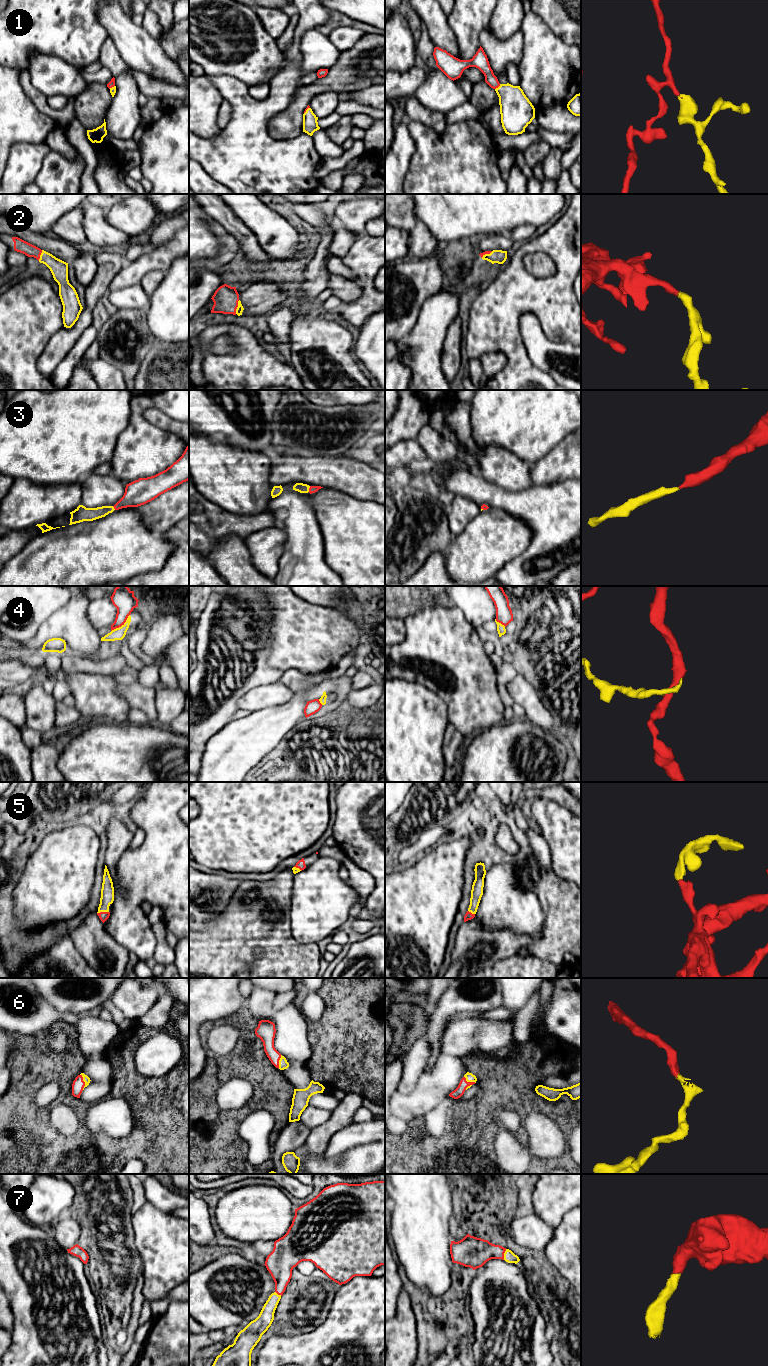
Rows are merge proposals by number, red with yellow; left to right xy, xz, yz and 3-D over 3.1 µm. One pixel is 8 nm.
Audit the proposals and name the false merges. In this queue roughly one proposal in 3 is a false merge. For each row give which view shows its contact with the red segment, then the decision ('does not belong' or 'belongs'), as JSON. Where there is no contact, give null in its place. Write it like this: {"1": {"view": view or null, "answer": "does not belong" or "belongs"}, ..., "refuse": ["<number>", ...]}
{"1": {"view": "yz", "answer": "belongs"}, "2": {"view": "xz", "answer": "belongs"}, "3": {"view": "xz", "answer": "belongs"}, "4": {"view": "xy", "answer": "does not belong"}, "5": {"view": "xy", "answer": "belongs"}, "6": {"view": "xy", "answer": "belongs"}, "7": {"view": "yz", "answer": "belongs"}, "refuse": ["4"]}

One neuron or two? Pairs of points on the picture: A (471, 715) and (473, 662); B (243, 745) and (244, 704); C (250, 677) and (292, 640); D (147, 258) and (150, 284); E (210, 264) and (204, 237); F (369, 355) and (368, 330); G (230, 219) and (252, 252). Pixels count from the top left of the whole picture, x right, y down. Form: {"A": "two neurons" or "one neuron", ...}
{"A": "one neuron", "B": "two neurons", "C": "two neurons", "D": "two neurons", "E": "two neurons", "F": "one neuron", "G": "one neuron"}

